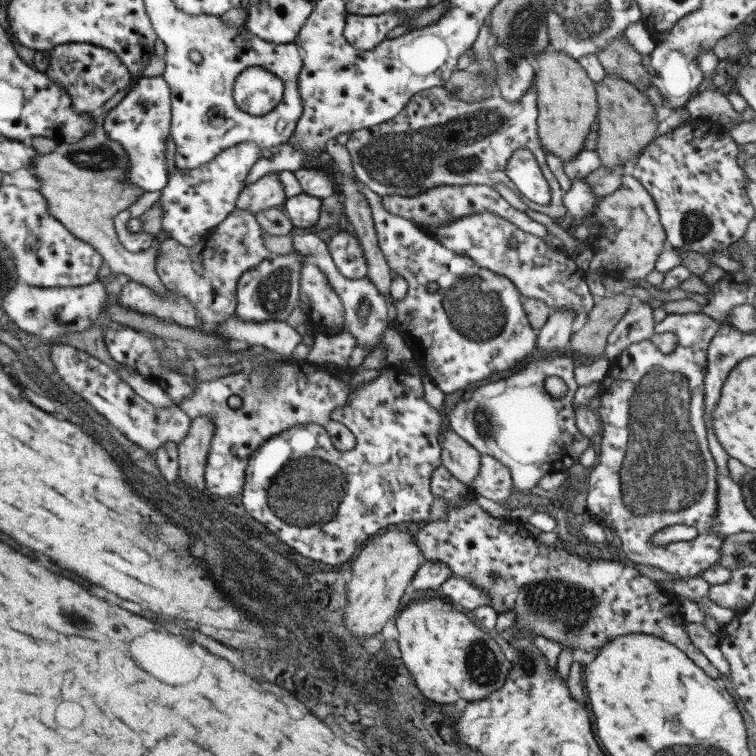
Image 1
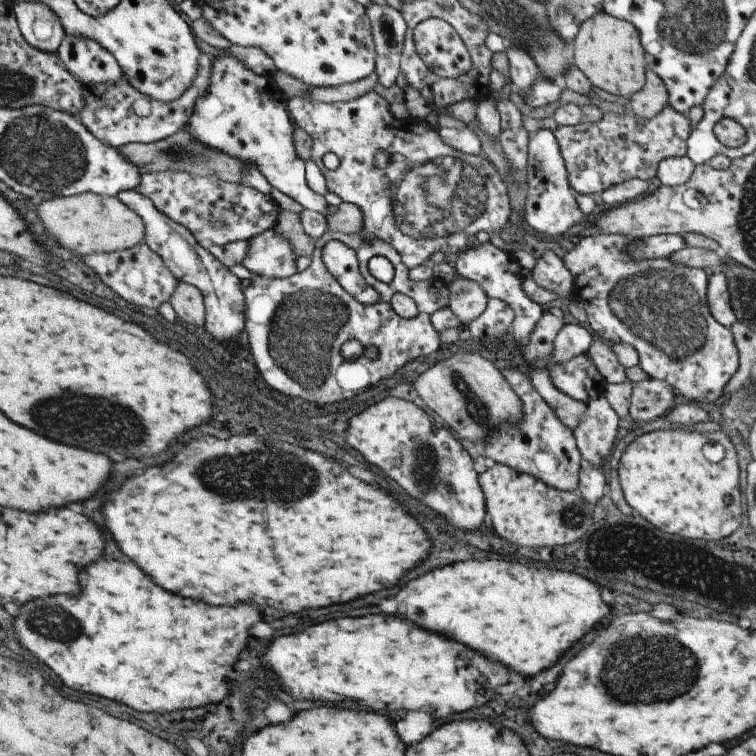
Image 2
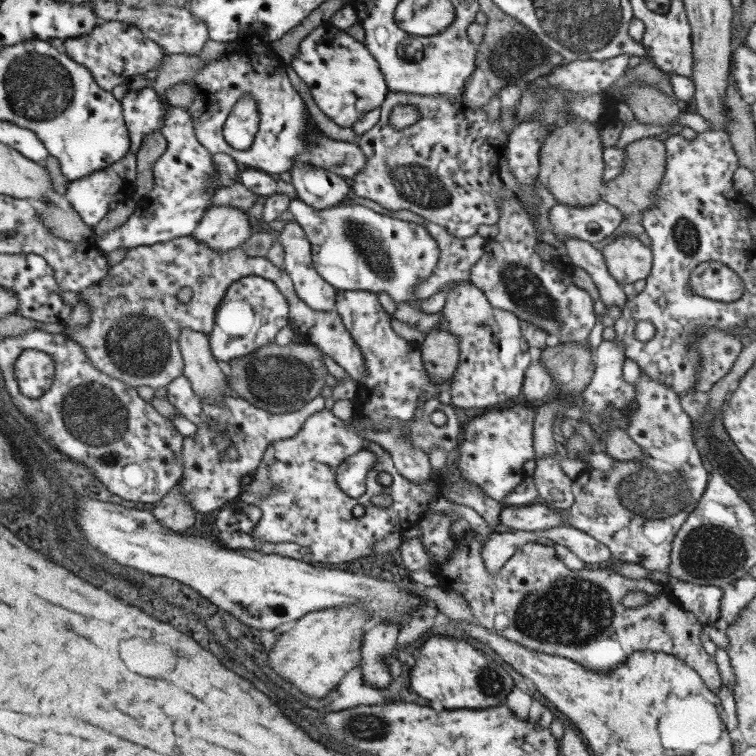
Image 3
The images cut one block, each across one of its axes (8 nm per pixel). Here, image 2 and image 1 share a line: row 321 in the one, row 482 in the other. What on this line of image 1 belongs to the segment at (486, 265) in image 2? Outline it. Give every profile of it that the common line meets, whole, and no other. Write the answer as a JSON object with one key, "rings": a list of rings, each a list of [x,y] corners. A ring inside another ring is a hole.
{"rings":[[[553,354],[549,358],[539,358],[529,362],[517,374],[479,386],[465,394],[447,418],[449,428],[457,438],[463,438],[469,448],[475,448],[479,456],[491,456],[509,468],[515,490],[531,492],[539,486],[545,474],[567,472],[571,464],[579,462],[579,456],[589,446],[589,438],[579,432],[573,412],[573,396],[577,392],[575,368],[569,356]],[[547,376],[559,376],[567,384],[567,394],[563,398],[551,398],[543,390],[543,380]]]}

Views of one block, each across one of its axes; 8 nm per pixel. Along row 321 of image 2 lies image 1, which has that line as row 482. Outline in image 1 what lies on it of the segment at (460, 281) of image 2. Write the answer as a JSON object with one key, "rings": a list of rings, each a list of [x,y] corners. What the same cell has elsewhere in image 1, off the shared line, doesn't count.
{"rings":[[[449,430],[443,436],[441,442],[441,466],[447,468],[447,472],[459,480],[463,486],[467,486],[467,490],[475,496],[473,502],[477,502],[477,506],[493,516],[493,518],[505,518],[509,512],[505,512],[503,506],[497,506],[493,500],[489,498],[481,498],[475,490],[473,490],[473,480],[477,478],[479,470],[481,470],[481,456],[475,452],[475,448],[469,448],[469,444],[463,442],[463,438],[457,438],[457,434],[453,434],[453,430]]]}

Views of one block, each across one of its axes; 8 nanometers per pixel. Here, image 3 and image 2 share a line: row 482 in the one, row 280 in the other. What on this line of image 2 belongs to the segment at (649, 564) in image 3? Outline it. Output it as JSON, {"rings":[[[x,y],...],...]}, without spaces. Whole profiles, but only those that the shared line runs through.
{"rings":[[[597,234],[597,236],[587,236],[587,238],[581,238],[575,246],[565,246],[561,248],[561,256],[563,256],[563,262],[567,266],[567,270],[571,272],[573,276],[573,288],[575,288],[575,298],[581,300],[585,304],[585,314],[587,314],[587,322],[585,326],[593,332],[595,338],[601,338],[603,342],[615,346],[615,344],[631,344],[635,348],[635,352],[639,354],[639,366],[641,370],[645,370],[645,374],[651,378],[651,380],[663,380],[667,384],[671,384],[675,388],[675,392],[679,396],[685,396],[689,402],[717,402],[717,400],[723,400],[723,394],[725,394],[725,386],[729,384],[729,380],[733,378],[733,374],[737,372],[739,368],[739,352],[737,352],[737,346],[735,346],[735,340],[733,340],[733,334],[729,328],[721,326],[709,312],[709,306],[707,306],[707,278],[705,278],[705,272],[699,270],[699,268],[685,268],[669,258],[653,258],[653,260],[633,260],[627,252],[627,242],[631,242],[629,238],[625,236],[617,236],[617,234]]]}

